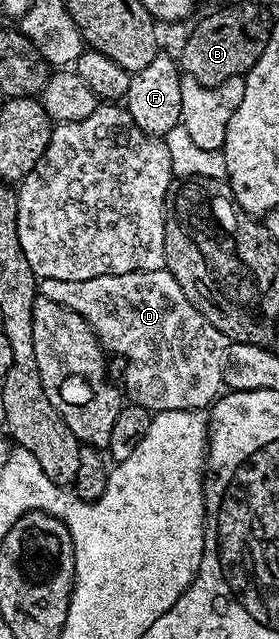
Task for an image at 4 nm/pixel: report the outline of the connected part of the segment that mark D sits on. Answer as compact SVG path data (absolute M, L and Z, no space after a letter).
M168 268L95 276L91 280L42 278L39 282L39 294L42 298L50 298L79 312L79 316L87 320L102 347L110 355L122 354L126 357L129 363L123 379L123 390L130 403L143 406L150 412L158 410L201 412L216 402L222 393L221 377L225 349L229 347L230 339L226 338L223 332L219 332L219 328L215 328L215 324L211 324L211 320L207 320L203 312L193 307L193 302L187 300L183 288L179 288L175 276Z

